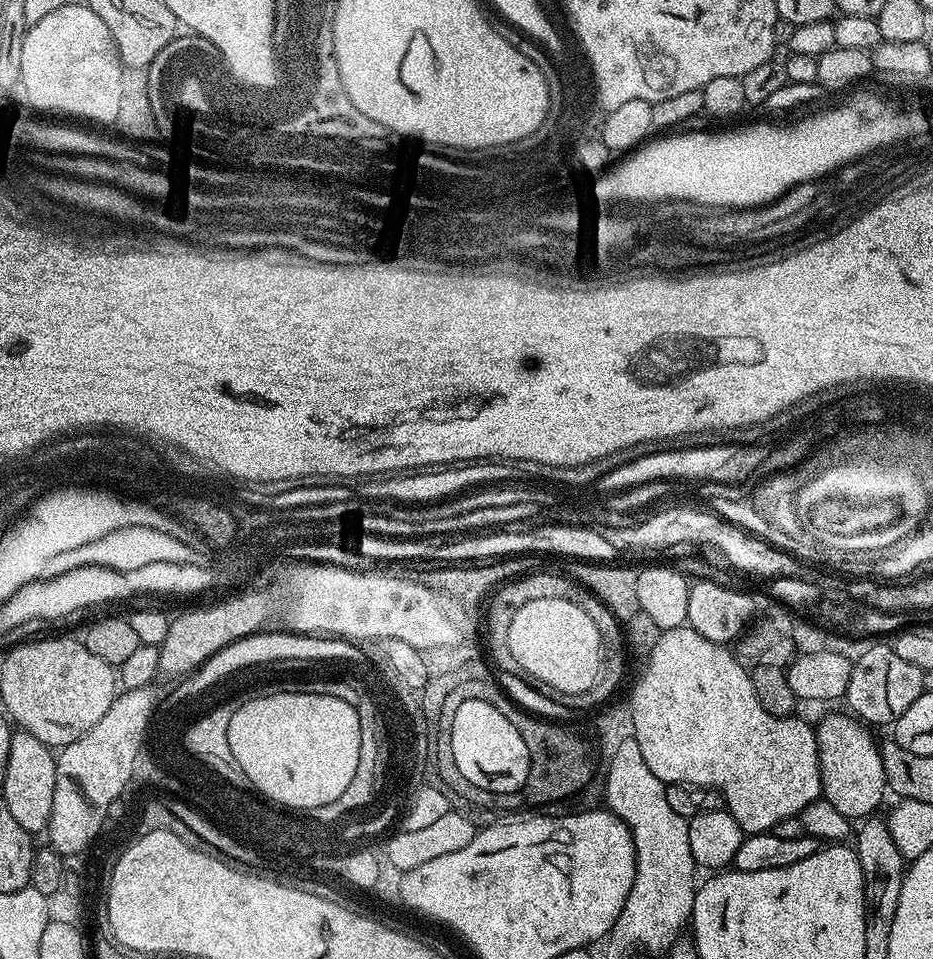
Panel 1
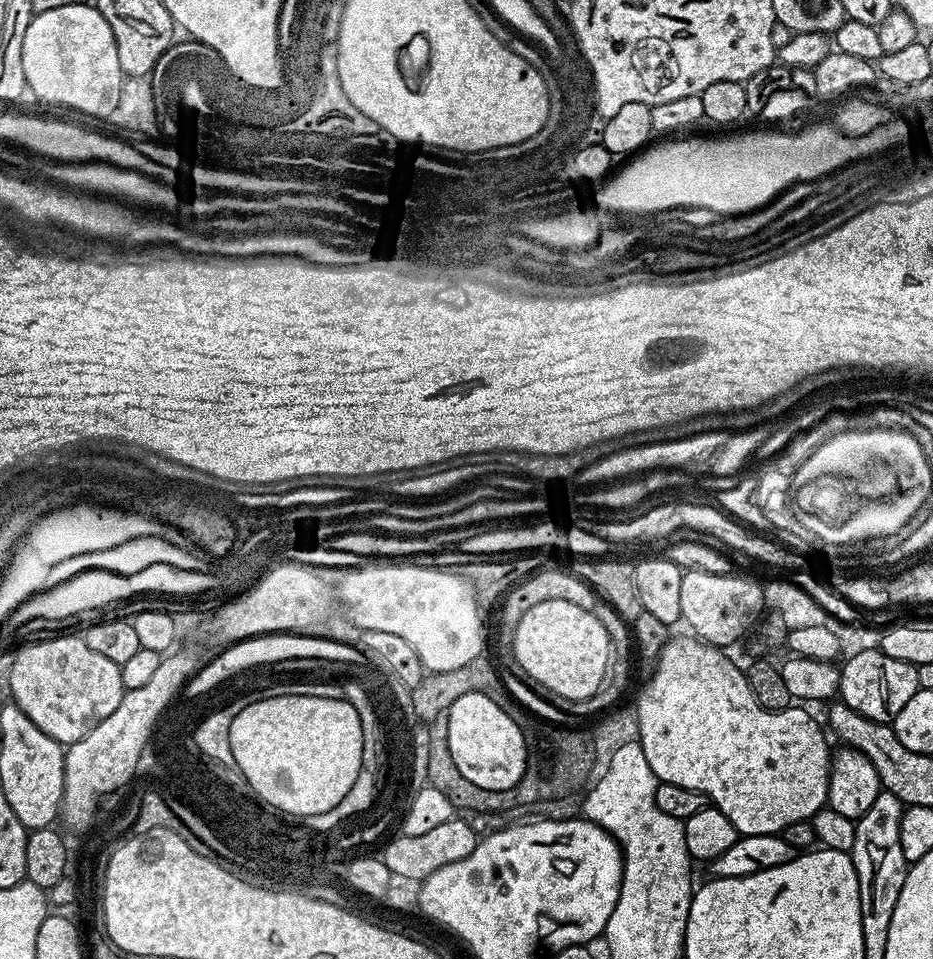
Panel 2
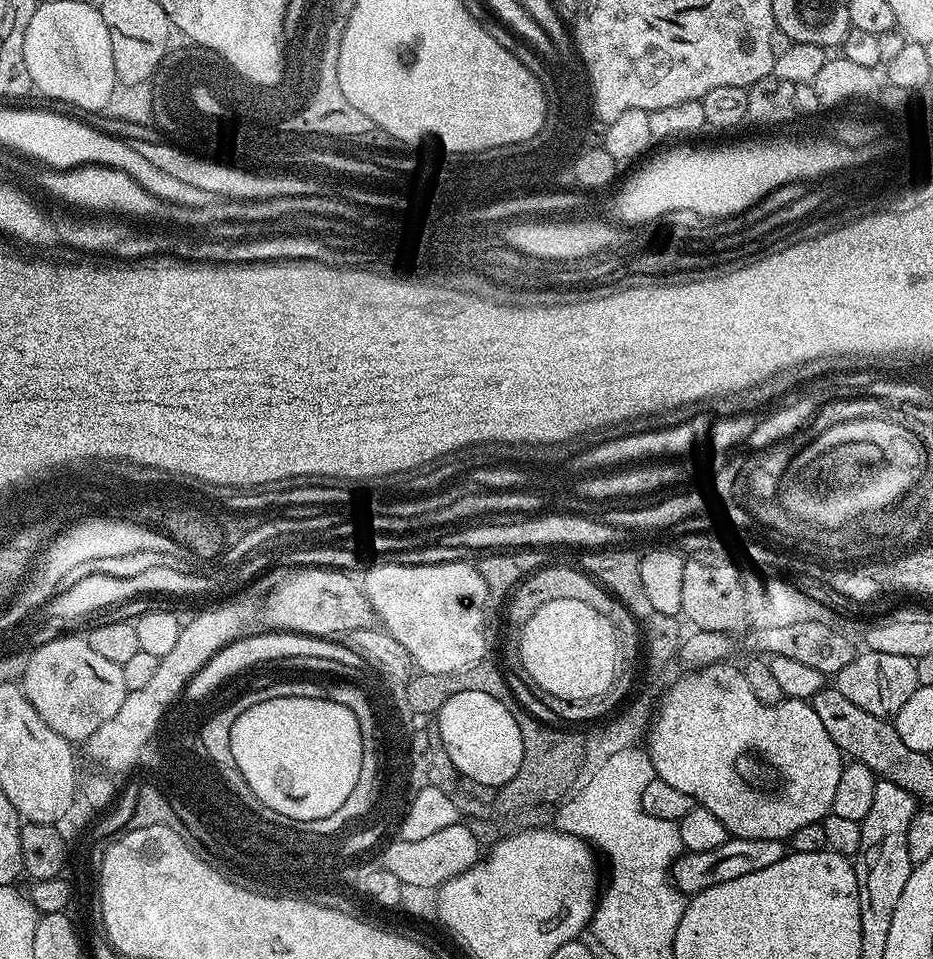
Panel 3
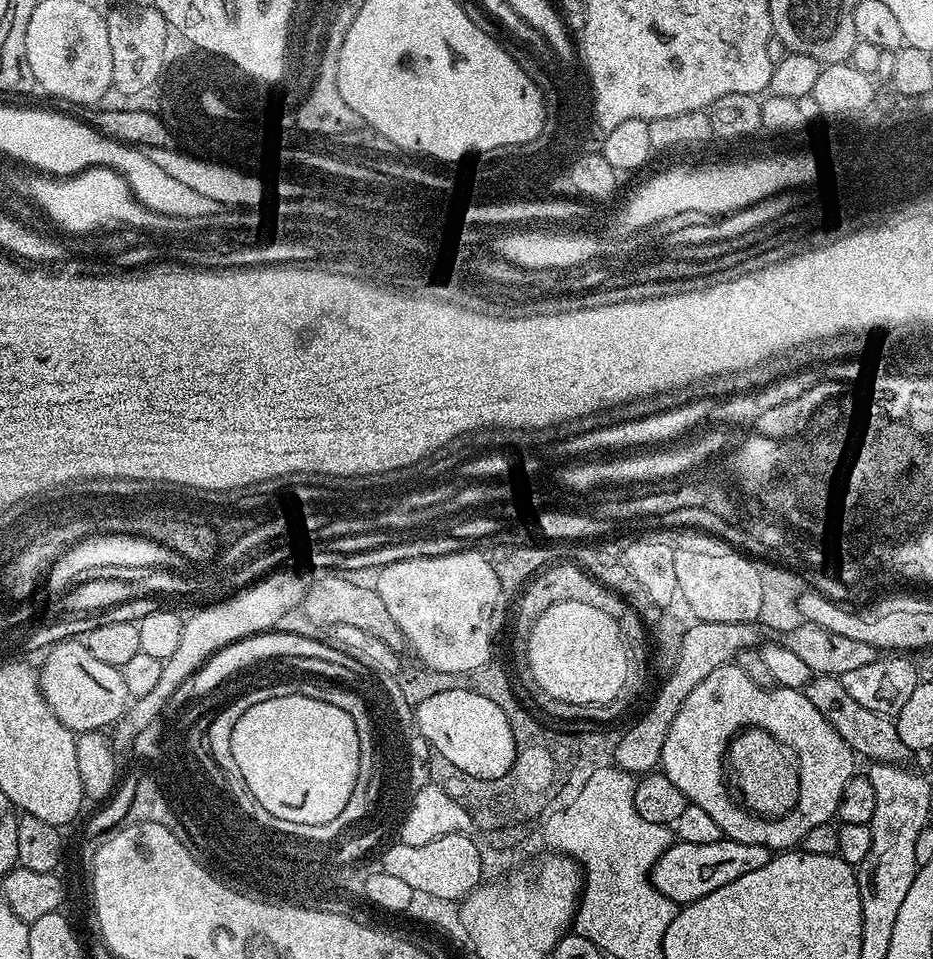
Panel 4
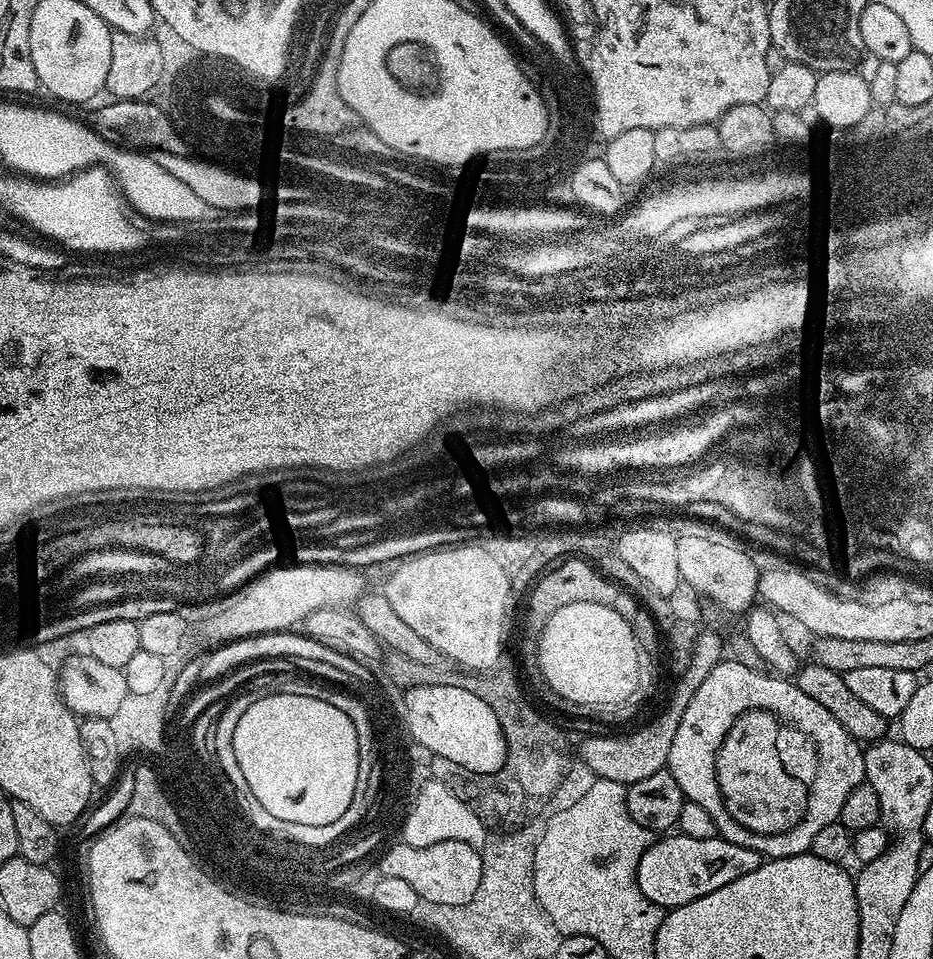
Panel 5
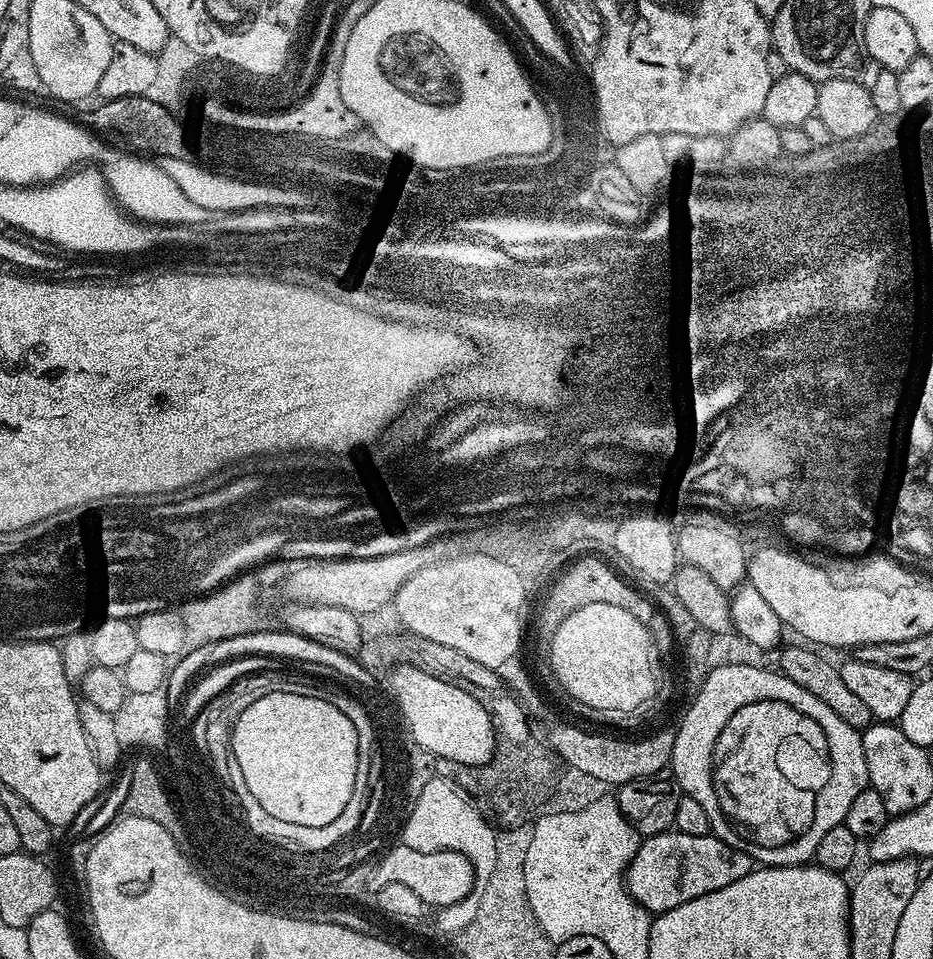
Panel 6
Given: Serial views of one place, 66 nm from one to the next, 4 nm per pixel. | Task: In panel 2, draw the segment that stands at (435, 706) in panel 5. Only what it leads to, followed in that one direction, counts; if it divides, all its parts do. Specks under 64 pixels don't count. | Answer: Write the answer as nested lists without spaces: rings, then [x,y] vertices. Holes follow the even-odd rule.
[[[472,695],[459,699],[446,717],[446,729],[452,735],[452,756],[475,785],[504,791],[516,787],[523,778],[526,754],[523,746],[518,746],[518,731],[510,724],[511,716],[512,712],[502,714],[487,698]]]

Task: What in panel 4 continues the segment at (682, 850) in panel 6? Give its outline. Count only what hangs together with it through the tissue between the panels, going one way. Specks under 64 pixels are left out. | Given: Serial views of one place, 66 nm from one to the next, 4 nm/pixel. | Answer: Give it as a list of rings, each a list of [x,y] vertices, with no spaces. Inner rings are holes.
[[[727,838],[709,842],[706,846],[674,842],[656,859],[656,865],[652,867],[652,884],[677,906],[683,906],[710,894],[710,890],[718,890],[718,886],[726,886],[726,882],[742,878],[742,874],[759,870],[772,860],[773,855],[773,849],[766,846],[750,846],[750,842]]]

